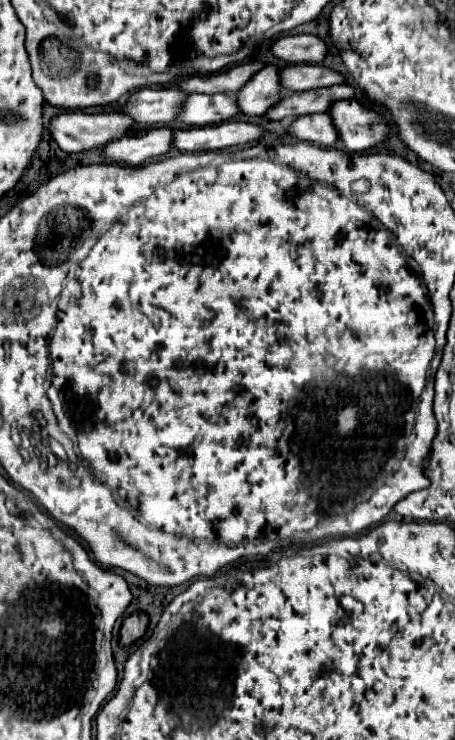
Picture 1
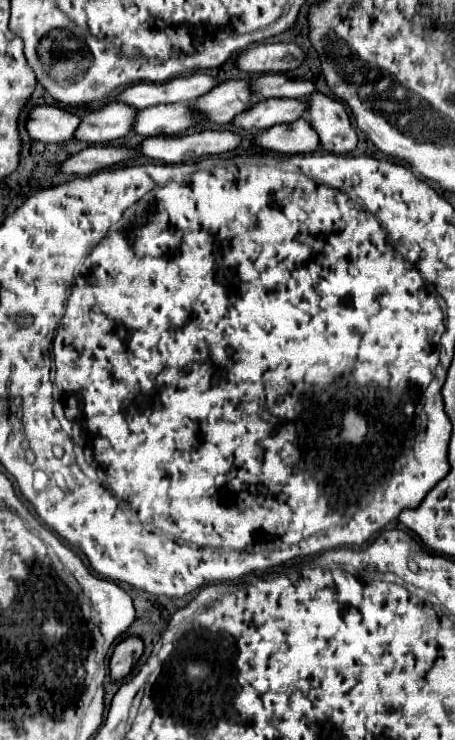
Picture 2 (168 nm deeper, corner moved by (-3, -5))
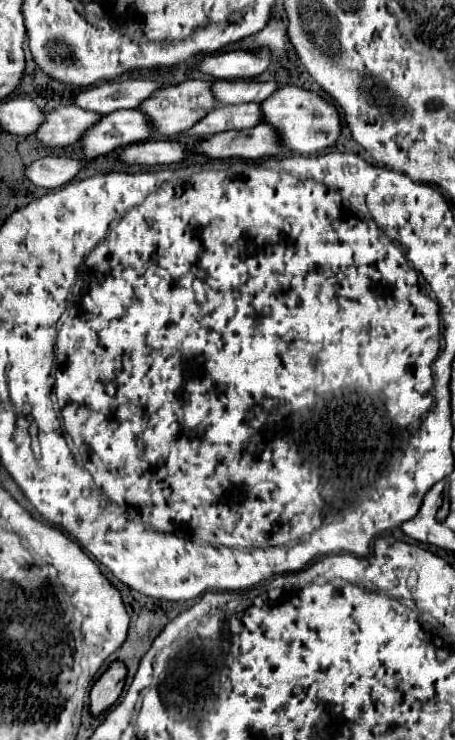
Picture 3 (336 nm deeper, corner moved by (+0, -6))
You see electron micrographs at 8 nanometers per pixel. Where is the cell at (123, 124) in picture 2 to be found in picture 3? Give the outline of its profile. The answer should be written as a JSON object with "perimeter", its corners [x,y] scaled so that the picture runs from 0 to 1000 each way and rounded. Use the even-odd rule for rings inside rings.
{"perimeter":[[[165,142],[125,145],[99,155],[95,169],[81,172],[73,185],[103,199],[143,199],[165,196],[204,164],[213,164],[213,153],[196,153],[187,147],[169,147]]]}

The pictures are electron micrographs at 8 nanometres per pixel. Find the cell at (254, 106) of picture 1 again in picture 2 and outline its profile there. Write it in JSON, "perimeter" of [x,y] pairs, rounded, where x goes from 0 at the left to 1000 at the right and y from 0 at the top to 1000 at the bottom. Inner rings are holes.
{"perimeter":[[[497,108],[484,119],[431,138],[431,149],[470,168],[501,168],[536,149],[563,141],[554,127],[554,108]]]}

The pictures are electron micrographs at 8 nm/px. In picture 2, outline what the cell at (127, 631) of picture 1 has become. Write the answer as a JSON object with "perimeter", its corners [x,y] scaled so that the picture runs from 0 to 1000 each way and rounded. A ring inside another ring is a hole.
{"perimeter":[[[281,859],[264,870],[255,870],[251,884],[242,889],[242,911],[251,919],[264,919],[286,911],[303,889],[312,886],[316,868],[303,859]]]}

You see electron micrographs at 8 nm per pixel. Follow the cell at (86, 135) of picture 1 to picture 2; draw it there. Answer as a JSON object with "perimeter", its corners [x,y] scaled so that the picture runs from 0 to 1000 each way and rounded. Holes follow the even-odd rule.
{"perimeter":[[[79,143],[62,154],[62,178],[75,189],[136,195],[163,189],[163,181],[176,170],[176,159],[127,143]]]}

